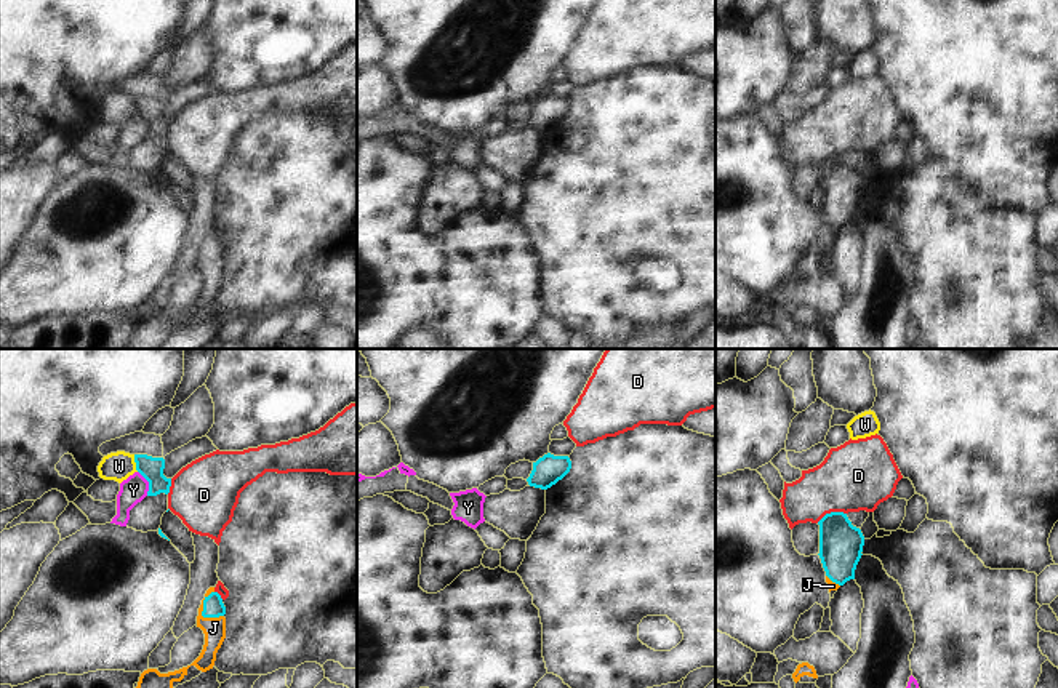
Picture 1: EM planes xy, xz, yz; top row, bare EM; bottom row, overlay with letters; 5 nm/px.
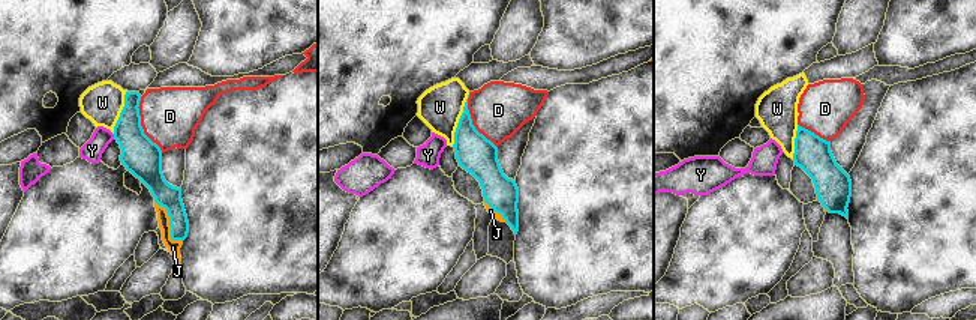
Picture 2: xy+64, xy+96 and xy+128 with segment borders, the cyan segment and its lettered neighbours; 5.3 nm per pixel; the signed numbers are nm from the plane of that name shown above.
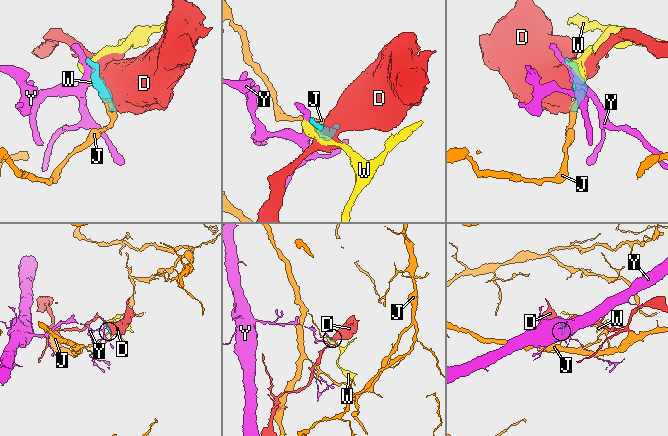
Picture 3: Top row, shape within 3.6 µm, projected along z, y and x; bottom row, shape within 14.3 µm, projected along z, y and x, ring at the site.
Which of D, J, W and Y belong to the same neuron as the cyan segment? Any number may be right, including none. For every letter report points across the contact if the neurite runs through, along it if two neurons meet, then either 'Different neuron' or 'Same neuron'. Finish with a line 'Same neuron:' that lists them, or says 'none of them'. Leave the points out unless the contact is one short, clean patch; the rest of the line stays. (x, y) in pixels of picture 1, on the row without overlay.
D: Boundary: yz (845, 154), (826, 154), (817, 164). Different neuron
J: Path across: xy (213, 248), (204, 247), (202, 256), (213, 269). Same neuron
W: Boundary: xy (133, 96), (138, 112). Different neuron
Y: Boundary: xy (138, 112), (148, 124), (148, 136). Different neuron
Same neuron: J.

